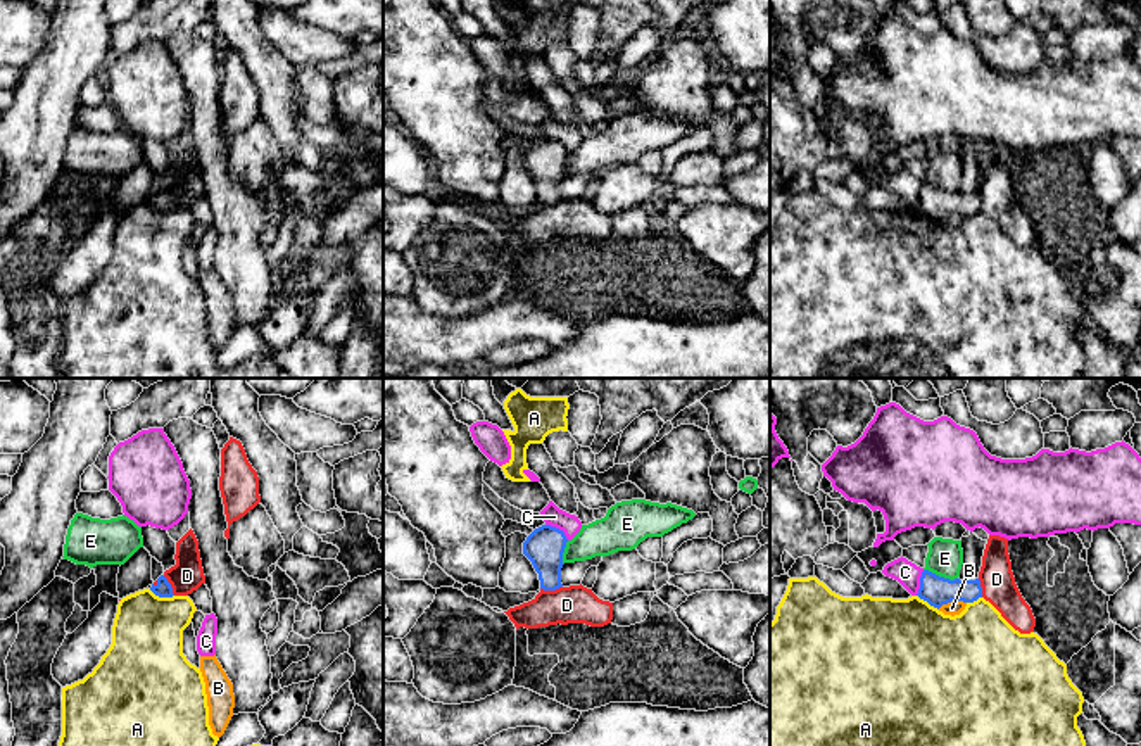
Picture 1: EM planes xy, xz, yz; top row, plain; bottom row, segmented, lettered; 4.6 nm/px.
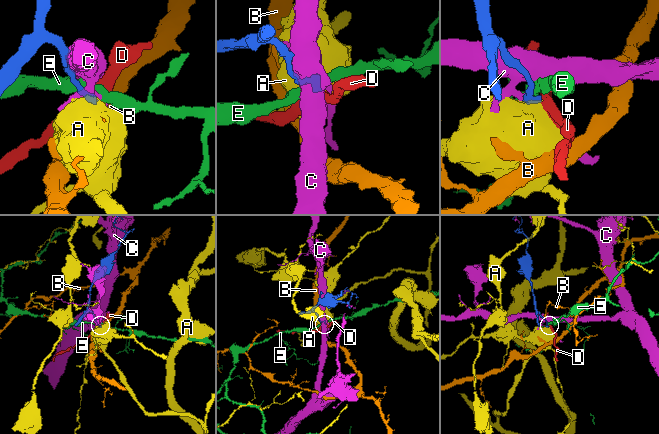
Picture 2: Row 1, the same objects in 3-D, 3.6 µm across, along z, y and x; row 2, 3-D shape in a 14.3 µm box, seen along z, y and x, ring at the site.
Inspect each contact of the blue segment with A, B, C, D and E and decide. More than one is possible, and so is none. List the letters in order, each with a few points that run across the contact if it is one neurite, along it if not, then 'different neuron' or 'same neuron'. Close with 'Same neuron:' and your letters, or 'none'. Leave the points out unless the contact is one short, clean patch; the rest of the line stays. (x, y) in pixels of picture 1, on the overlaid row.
A: line xy (149, 589), (159, 596), (173, 596); different neuron
B: line yz (965, 601), (948, 601), (938, 608); different neuron
C: different neuron
D: different neuron
E: line yz (924, 568), (957, 579); different neuron
Same neuron: none

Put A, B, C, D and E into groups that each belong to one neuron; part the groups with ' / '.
A / B / C / D / E

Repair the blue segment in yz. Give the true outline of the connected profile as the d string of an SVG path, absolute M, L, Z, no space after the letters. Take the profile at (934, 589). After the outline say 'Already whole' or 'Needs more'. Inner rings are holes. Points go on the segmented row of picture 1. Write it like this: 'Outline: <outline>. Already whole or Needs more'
Outline: M924 570L917 596L939 610L942 604L948 604L951 601L963 601L963 603L977 601L979 597L982 597L982 587L979 578L949 580L929 570Z. Already whole

